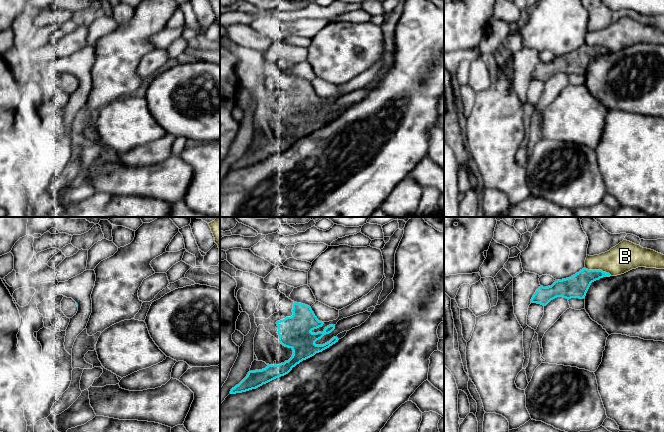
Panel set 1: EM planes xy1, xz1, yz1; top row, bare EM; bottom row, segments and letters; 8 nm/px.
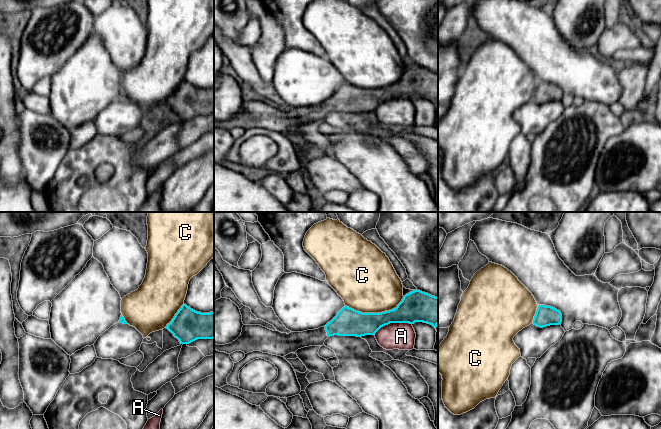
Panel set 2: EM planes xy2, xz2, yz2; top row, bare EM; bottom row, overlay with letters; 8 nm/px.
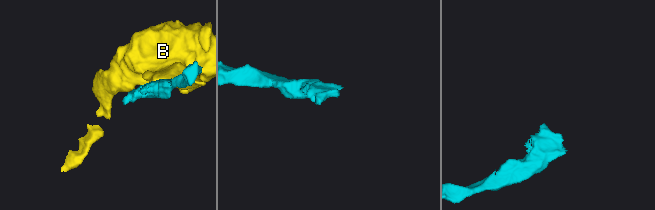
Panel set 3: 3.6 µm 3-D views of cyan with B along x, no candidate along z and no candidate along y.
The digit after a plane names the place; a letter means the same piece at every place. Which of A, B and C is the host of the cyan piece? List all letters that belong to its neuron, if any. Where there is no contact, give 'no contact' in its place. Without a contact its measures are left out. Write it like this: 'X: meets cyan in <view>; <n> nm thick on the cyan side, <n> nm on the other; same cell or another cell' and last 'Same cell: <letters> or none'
A: meets cyan in xz2; 260 nm thick on the cyan side, 220 nm on the other; another cell
B: meets cyan in yz1; 190 nm thick on the cyan side, 240 nm on the other; another cell
C: meets cyan in xz2; 220 nm thick on the cyan side, 480 nm on the other; another cell
Same cell: none

